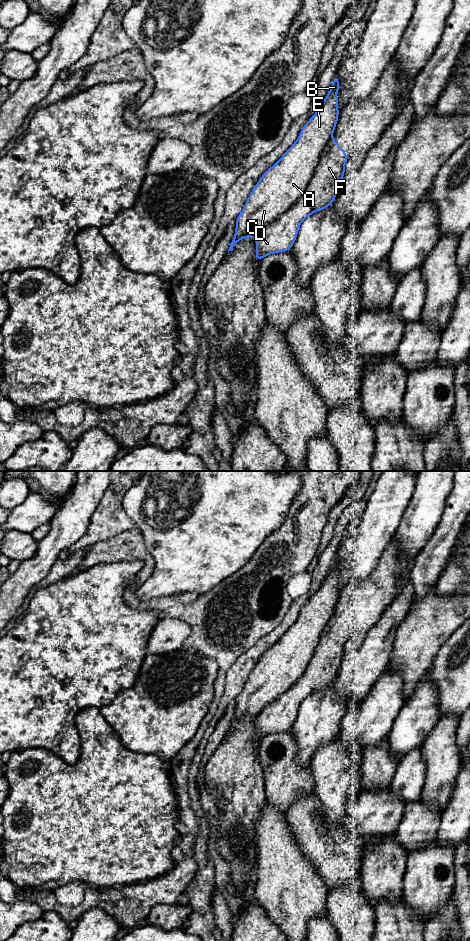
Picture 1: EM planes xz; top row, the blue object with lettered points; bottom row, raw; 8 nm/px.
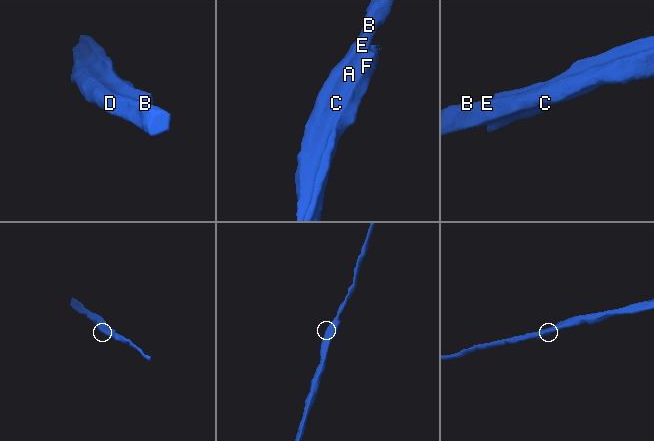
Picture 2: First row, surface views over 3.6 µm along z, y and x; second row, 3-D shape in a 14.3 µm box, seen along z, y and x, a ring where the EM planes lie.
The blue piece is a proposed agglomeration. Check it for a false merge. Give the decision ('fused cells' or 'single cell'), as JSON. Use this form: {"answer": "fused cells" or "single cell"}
{"answer": "fused cells"}

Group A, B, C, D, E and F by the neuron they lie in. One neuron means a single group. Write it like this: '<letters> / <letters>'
A B D E / C F

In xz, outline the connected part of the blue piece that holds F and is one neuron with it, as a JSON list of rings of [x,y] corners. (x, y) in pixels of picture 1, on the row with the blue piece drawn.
[[[330,139],[326,143],[313,177],[301,197],[256,237],[256,261],[260,262],[270,254],[291,250],[302,221],[316,211],[328,208],[334,202],[348,158],[336,139]]]

